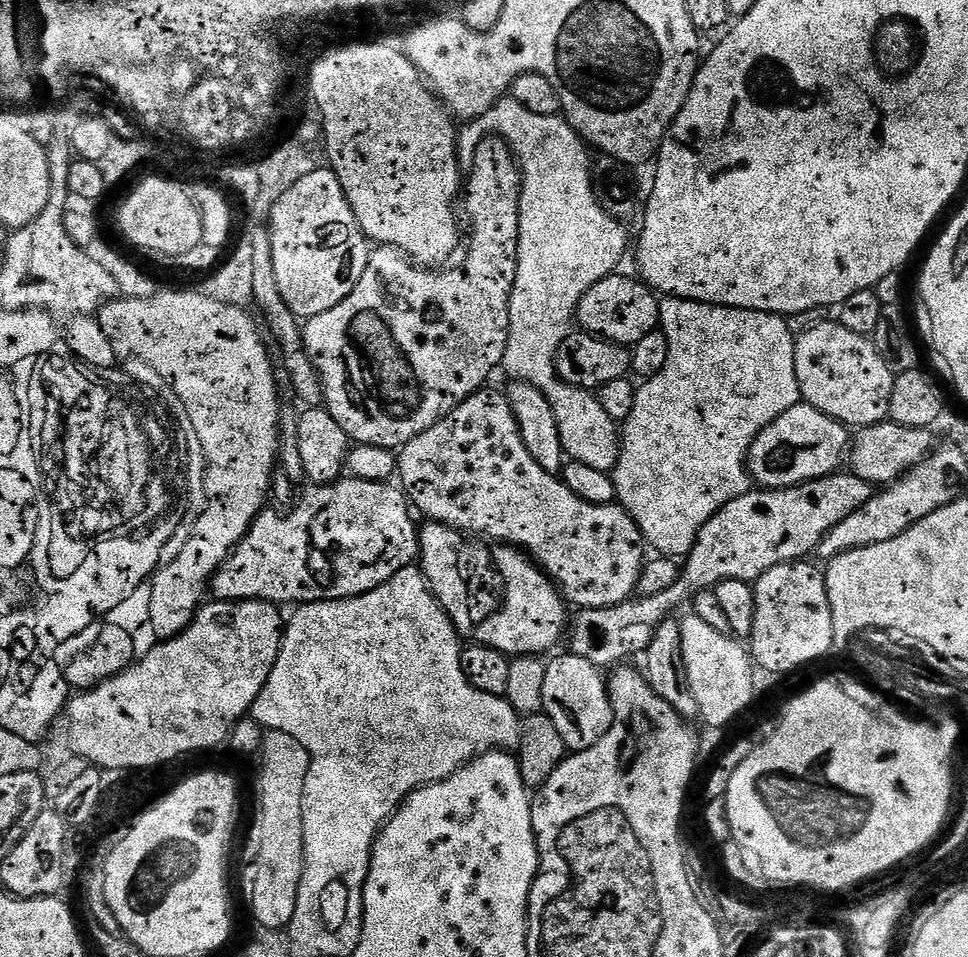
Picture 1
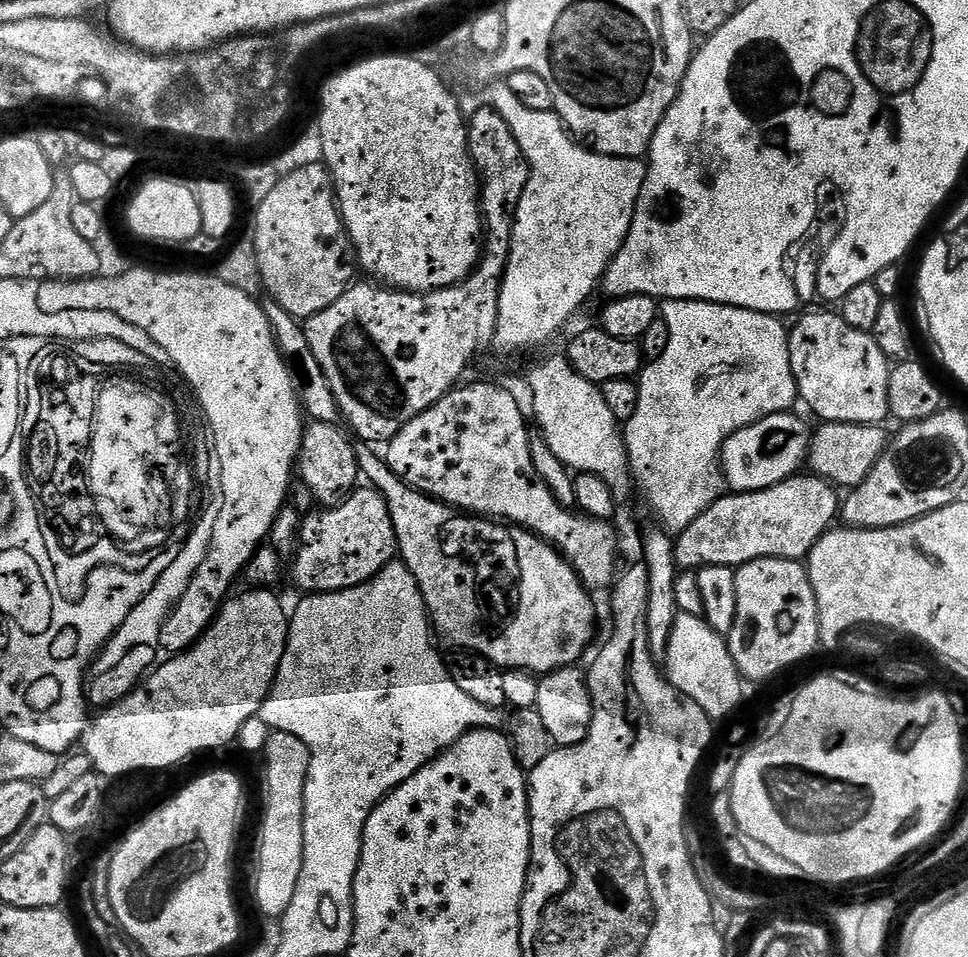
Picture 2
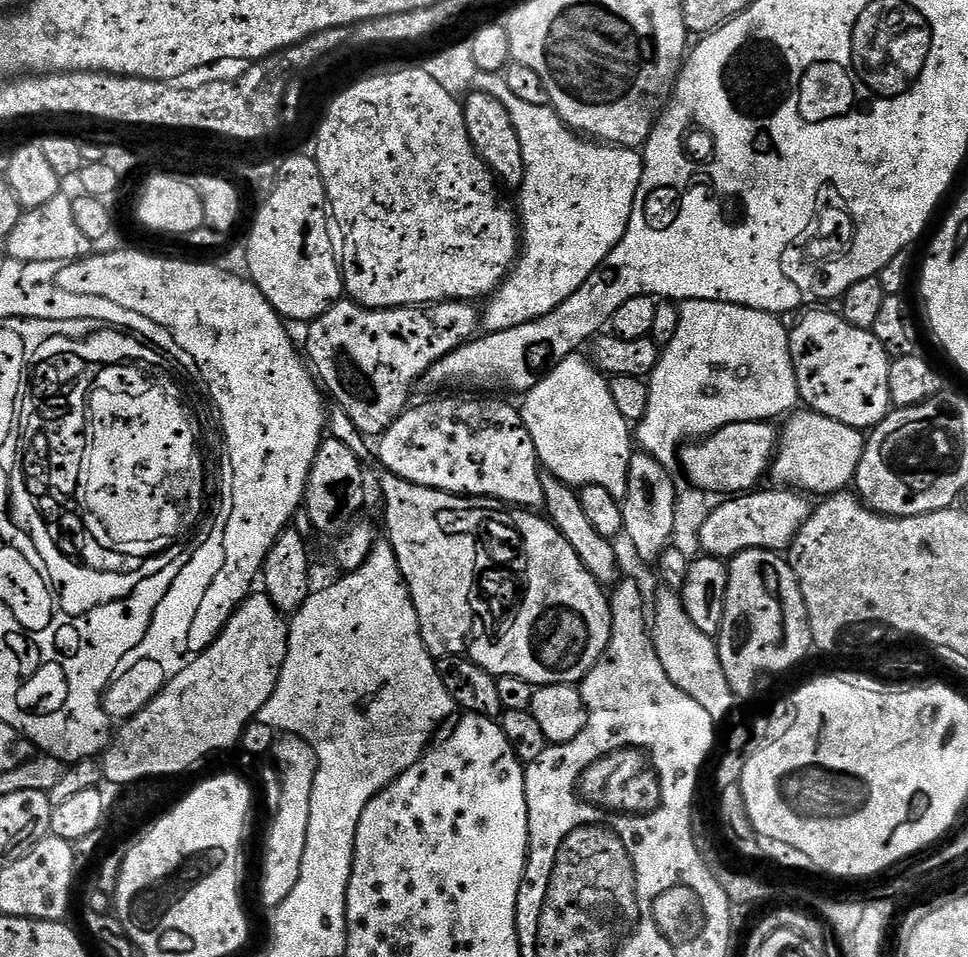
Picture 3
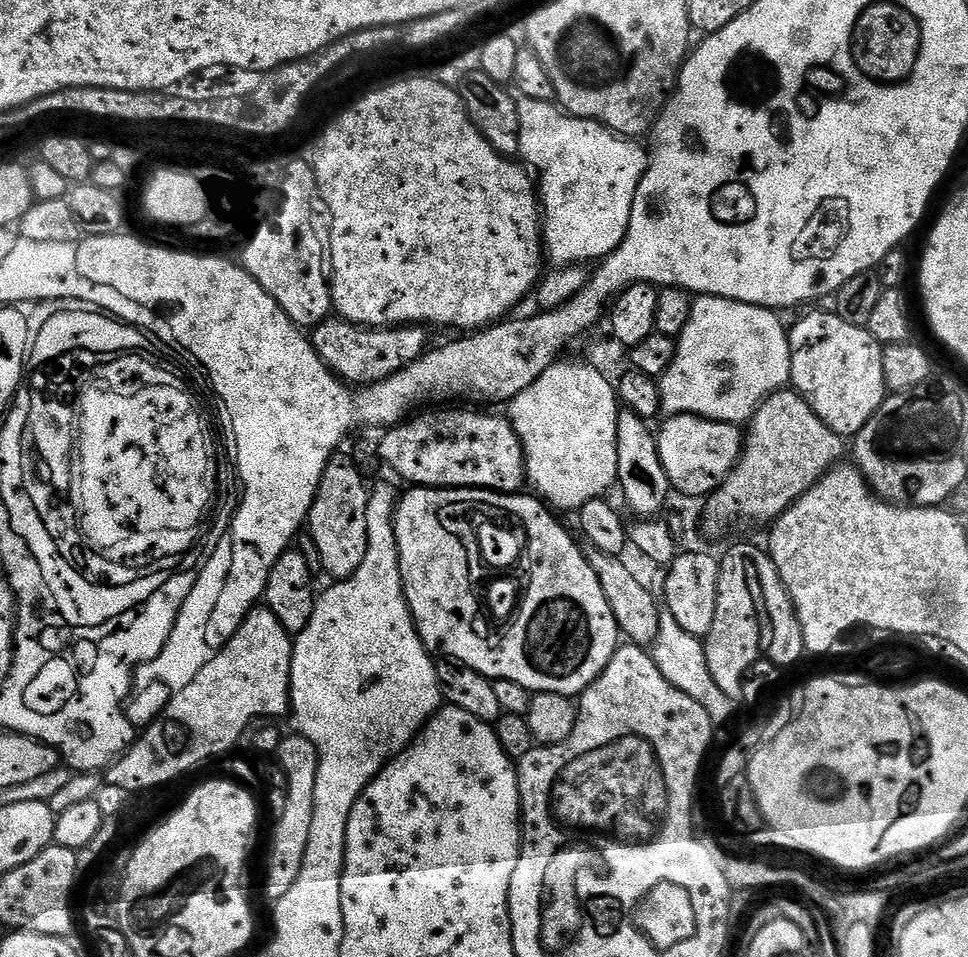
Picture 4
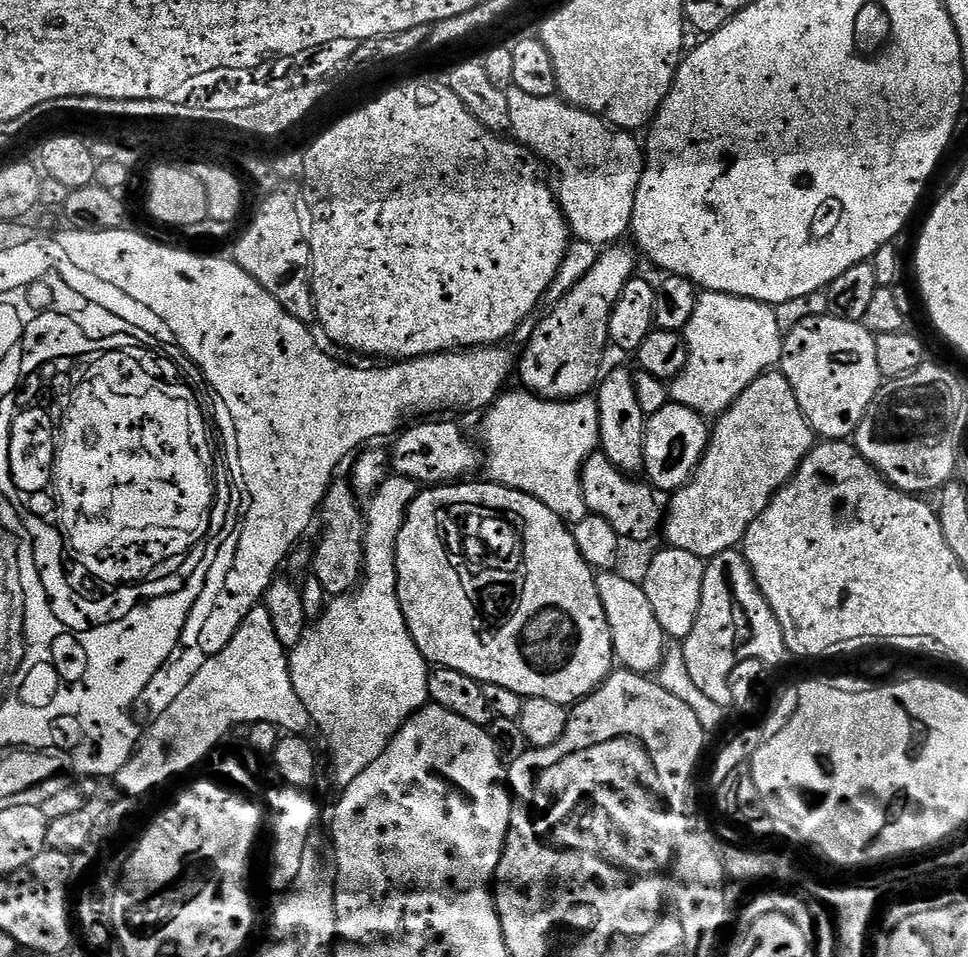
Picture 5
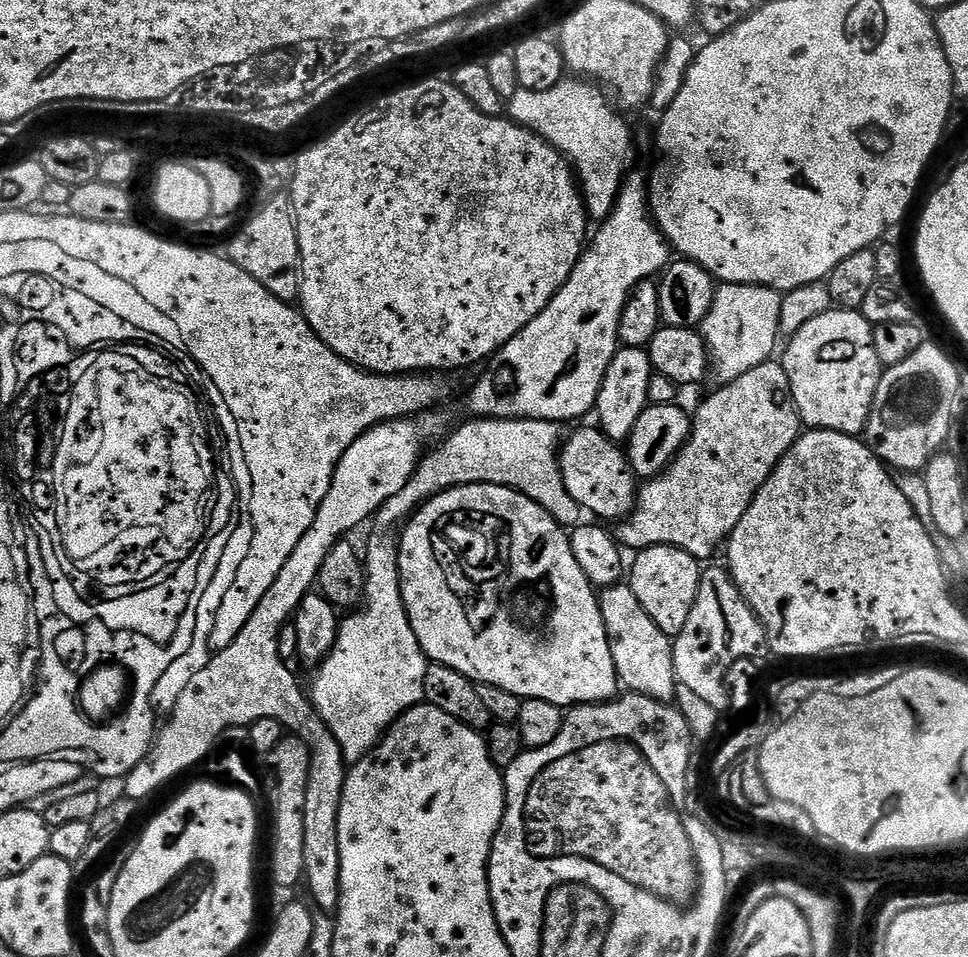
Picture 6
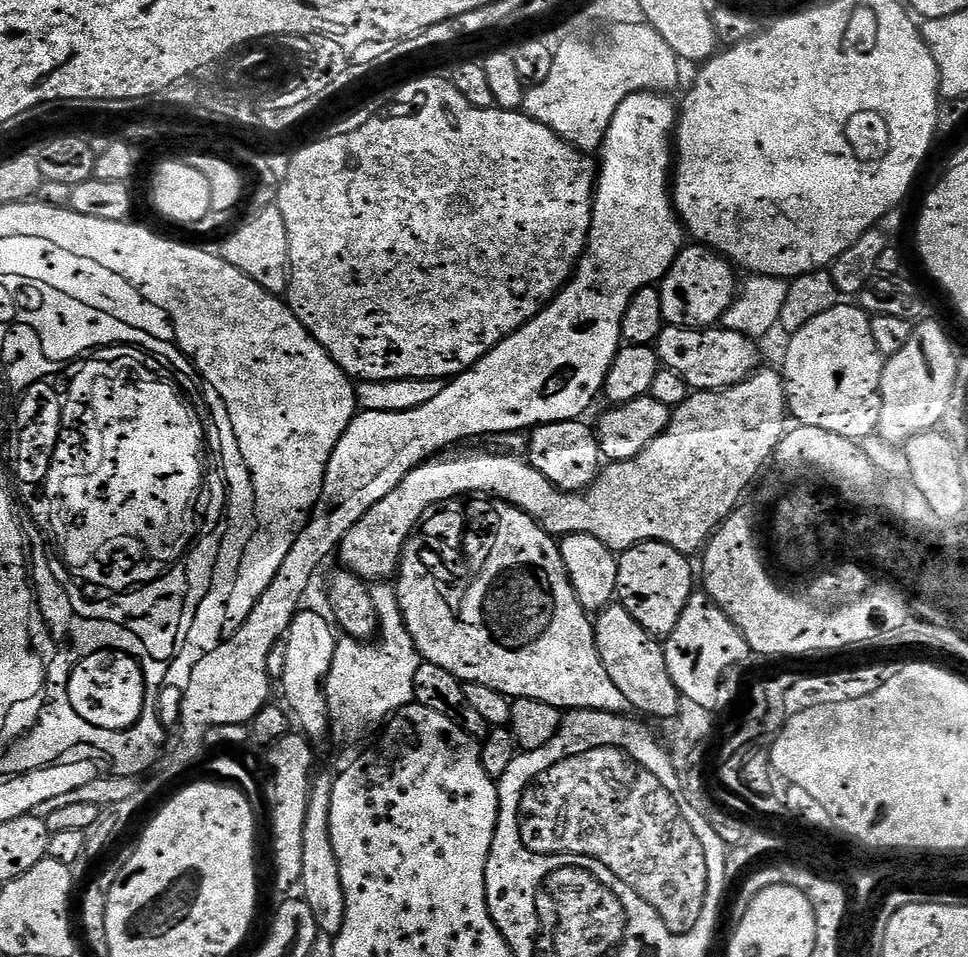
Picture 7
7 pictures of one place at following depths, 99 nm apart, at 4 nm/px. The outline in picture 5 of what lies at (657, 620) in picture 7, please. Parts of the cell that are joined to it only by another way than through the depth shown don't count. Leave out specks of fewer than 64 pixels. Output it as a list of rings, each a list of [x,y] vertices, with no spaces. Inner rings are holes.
[[[664,546],[664,549],[653,558],[644,572],[642,587],[646,598],[650,598],[650,610],[658,618],[665,637],[683,642],[694,630],[694,618],[698,618],[698,606],[702,602],[702,578],[705,561],[699,556],[690,554],[690,550]]]

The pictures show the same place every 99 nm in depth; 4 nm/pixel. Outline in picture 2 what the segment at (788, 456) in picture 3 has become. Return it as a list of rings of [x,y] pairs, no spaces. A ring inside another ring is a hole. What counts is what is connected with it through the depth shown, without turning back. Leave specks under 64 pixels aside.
[[[827,422],[821,423],[819,425],[821,428],[818,427],[812,433],[812,451],[808,454],[808,463],[807,467],[811,469],[813,473],[817,476],[821,476],[822,479],[828,481],[829,484],[835,486],[837,489],[840,490],[851,490],[853,488],[857,488],[861,482],[865,480],[870,474],[870,470],[874,470],[874,466],[878,462],[878,458],[884,453],[884,449],[888,447],[888,441],[890,439],[889,433],[884,433],[885,430],[883,427],[880,426],[873,426],[870,424],[830,424]]]

